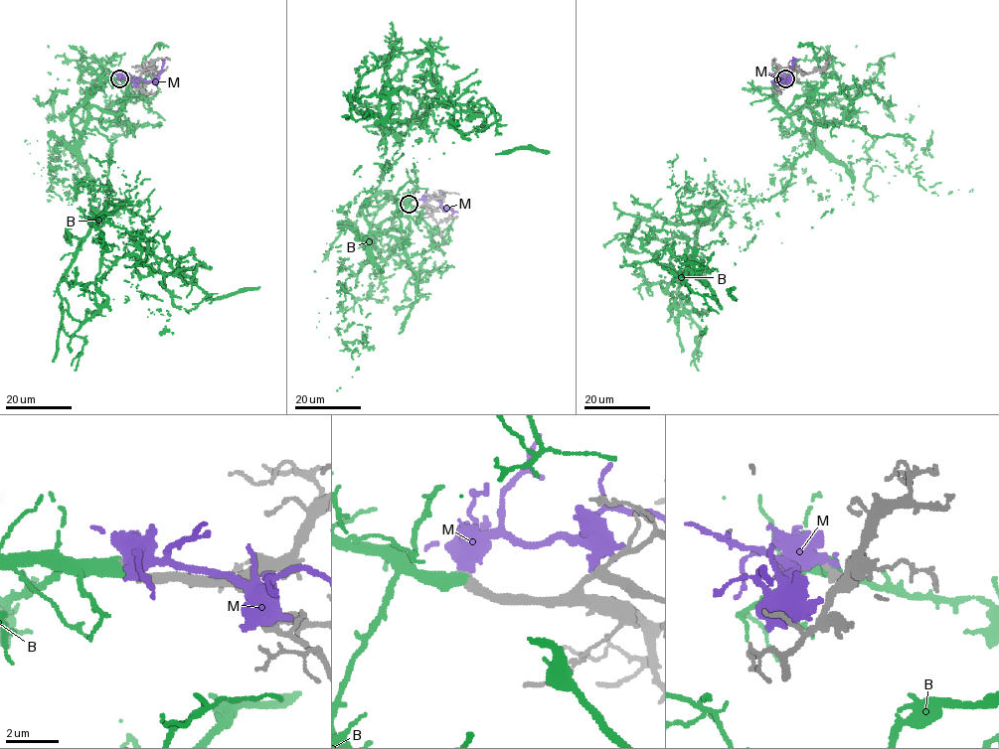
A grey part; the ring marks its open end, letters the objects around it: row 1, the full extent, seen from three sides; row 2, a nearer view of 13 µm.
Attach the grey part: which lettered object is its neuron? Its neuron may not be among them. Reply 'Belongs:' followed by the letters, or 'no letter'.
Belongs: B

